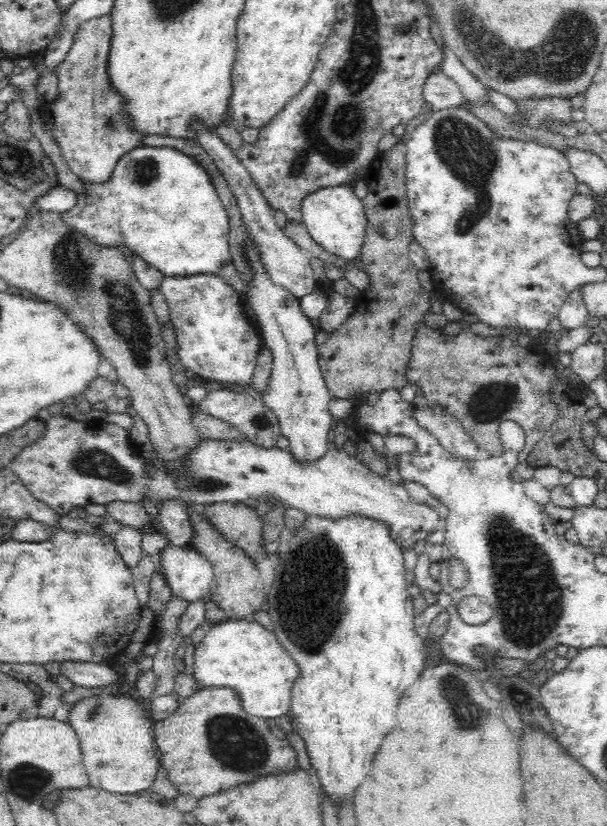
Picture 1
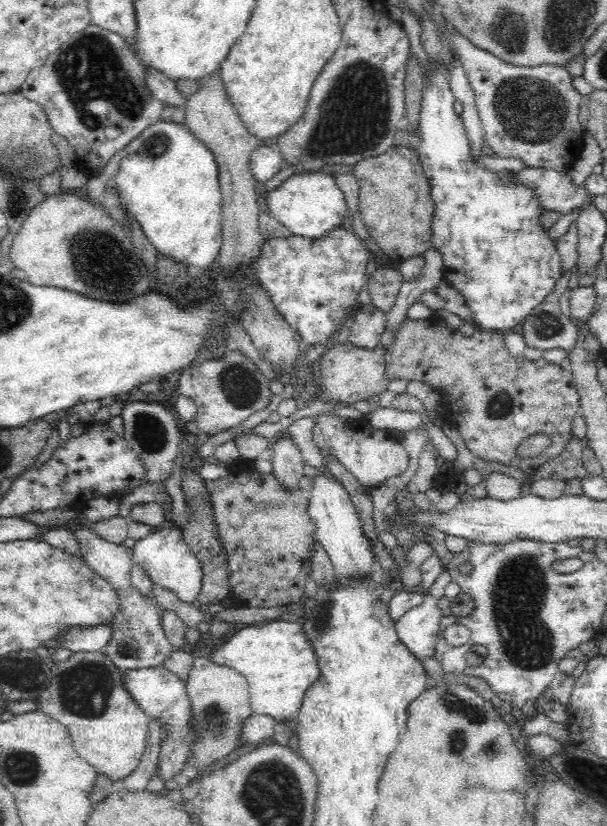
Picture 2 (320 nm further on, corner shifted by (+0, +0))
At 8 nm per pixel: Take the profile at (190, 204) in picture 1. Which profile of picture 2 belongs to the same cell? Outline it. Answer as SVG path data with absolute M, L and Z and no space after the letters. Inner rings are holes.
M162 119L146 126L136 138L132 138L122 150L123 156L115 176L117 190L125 208L135 216L144 234L152 240L158 252L188 264L208 270L215 266L215 260L222 244L222 193L219 167L215 154L196 138L182 123Z

